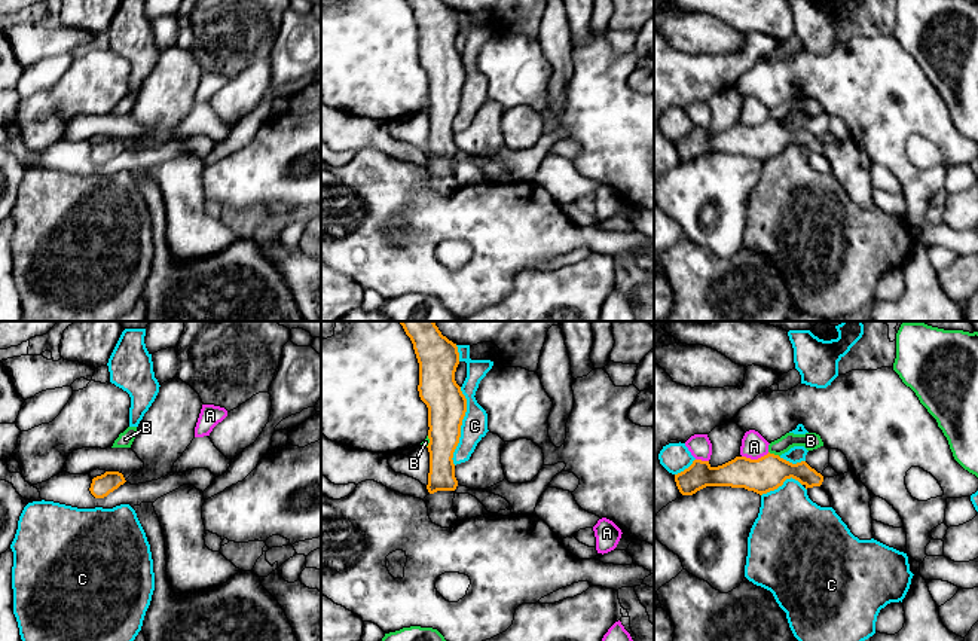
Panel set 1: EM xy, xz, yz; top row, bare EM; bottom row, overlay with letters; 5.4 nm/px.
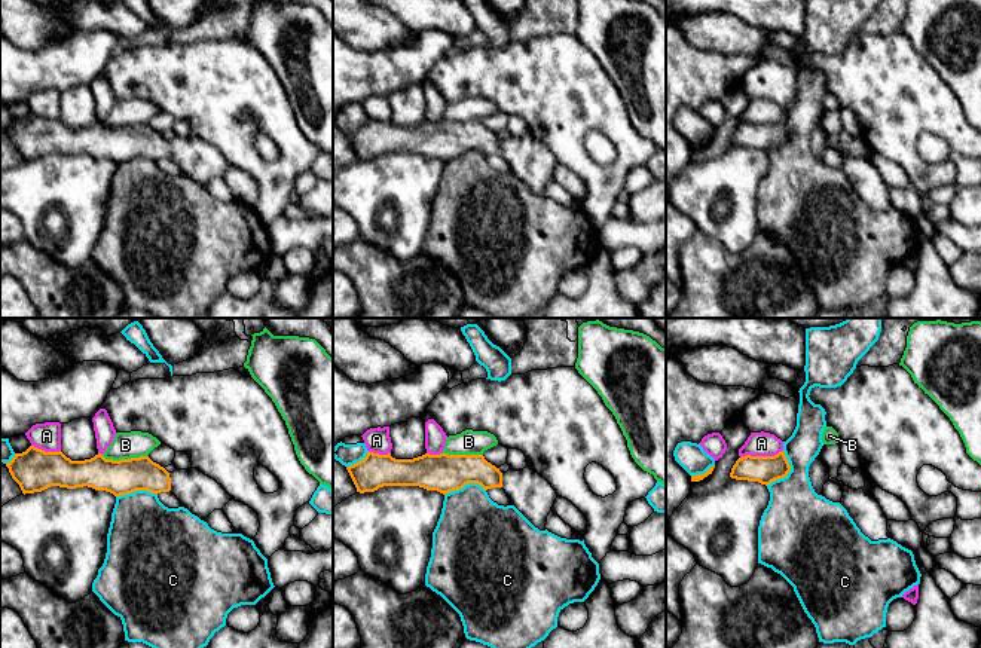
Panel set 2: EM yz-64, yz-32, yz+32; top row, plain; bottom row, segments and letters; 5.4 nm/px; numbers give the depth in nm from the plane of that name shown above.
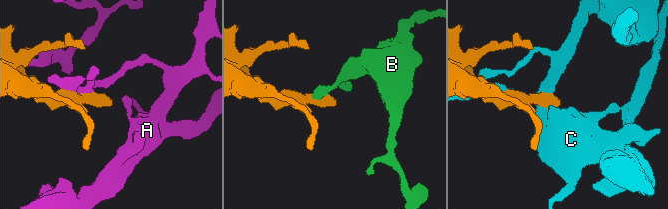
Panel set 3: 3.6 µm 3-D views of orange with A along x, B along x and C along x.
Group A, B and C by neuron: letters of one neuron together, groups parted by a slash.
A / B / C

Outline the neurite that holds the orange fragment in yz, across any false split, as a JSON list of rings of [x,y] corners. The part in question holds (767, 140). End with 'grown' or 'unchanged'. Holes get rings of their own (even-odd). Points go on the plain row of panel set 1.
[[[768,119],[758,126],[736,123],[718,134],[712,134],[709,128],[694,126],[688,135],[675,141],[675,149],[682,162],[693,162],[706,153],[745,155],[762,162],[791,144],[806,156],[822,152],[829,162],[831,174],[850,199],[859,207],[874,205],[869,174],[874,161],[850,137],[823,144],[806,128],[792,131]]]; grown

